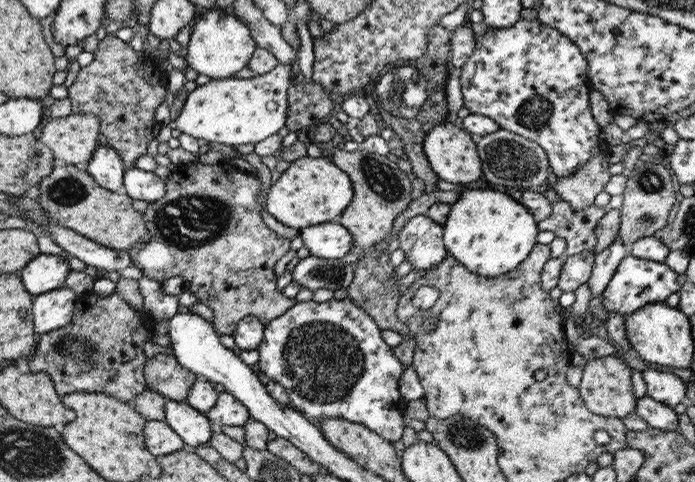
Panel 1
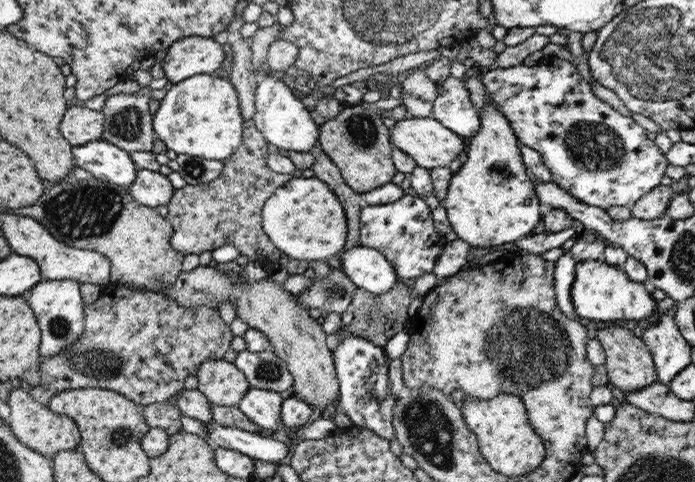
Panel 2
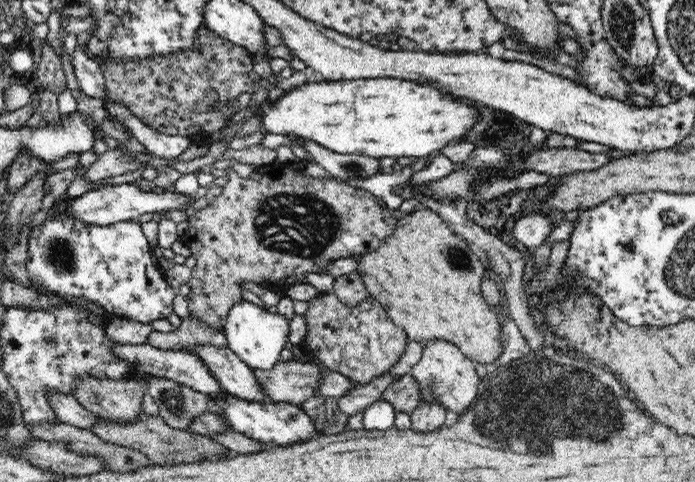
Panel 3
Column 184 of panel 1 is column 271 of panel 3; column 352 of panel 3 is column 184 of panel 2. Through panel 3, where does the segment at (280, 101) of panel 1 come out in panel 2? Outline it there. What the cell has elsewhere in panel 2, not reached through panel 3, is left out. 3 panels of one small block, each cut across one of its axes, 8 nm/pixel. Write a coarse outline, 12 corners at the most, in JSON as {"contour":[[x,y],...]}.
{"contour":[[229,78],[171,85],[152,116],[176,155],[223,161],[242,124]]}

